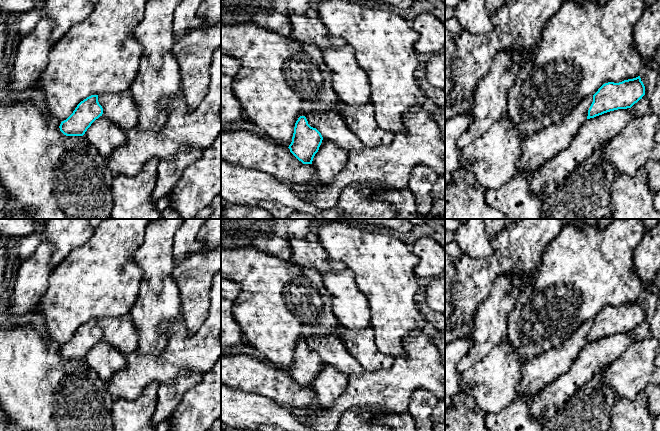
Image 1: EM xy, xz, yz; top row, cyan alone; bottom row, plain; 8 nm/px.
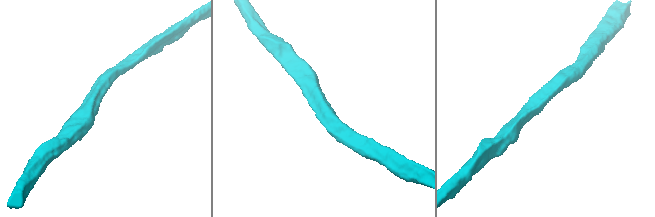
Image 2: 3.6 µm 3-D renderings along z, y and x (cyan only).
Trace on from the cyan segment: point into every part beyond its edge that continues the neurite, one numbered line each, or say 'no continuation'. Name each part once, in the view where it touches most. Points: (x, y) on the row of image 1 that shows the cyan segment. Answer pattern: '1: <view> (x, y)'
no continuation

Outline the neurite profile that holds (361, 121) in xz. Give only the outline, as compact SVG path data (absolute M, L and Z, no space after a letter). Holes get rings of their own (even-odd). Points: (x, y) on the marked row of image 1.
M371 103L361 108L343 104L342 118L347 127L368 148L377 148L380 145L389 145L394 140L394 134L379 127L374 117Z

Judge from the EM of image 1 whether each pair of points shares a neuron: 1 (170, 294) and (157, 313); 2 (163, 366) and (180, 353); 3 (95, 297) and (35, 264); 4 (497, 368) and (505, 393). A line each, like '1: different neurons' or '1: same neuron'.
1: same neuron
2: same neuron
3: different neurons
4: same neuron

